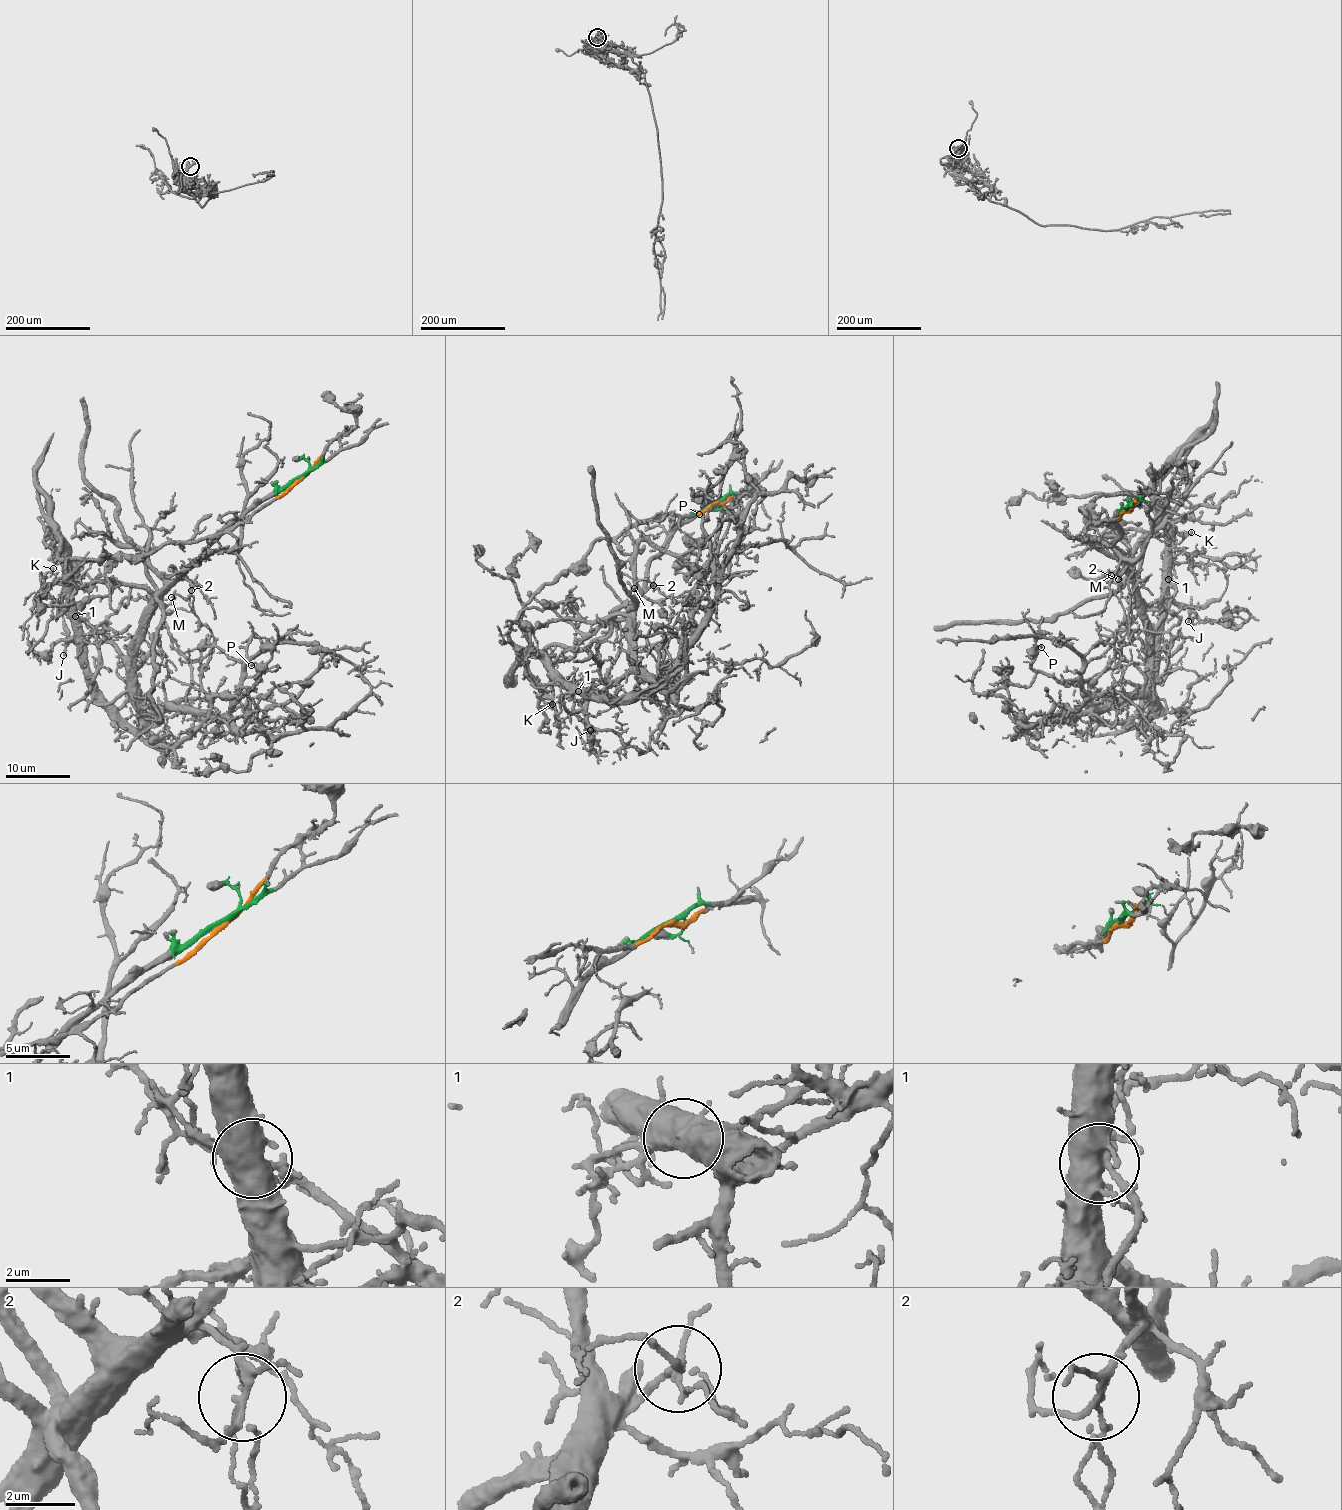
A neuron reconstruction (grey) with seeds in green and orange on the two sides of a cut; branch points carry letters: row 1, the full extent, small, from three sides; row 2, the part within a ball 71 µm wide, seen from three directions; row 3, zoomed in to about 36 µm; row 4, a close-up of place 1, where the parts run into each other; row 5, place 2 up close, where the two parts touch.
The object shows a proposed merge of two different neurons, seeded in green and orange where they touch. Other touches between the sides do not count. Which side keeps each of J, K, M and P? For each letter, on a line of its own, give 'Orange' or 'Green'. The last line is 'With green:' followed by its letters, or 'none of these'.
J: Orange
K: Orange
M: Green
P: Orange
With green: M

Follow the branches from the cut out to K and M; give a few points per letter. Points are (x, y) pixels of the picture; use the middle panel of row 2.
K: (716, 502), (594, 540), (579, 563), (544, 583), (524, 608), (520, 630), (555, 681), (537, 696), (552, 704)
M: (716, 502), (679, 523), (662, 551), (650, 561), (644, 589), (651, 586), (643, 578), (636, 581), (634, 587)

